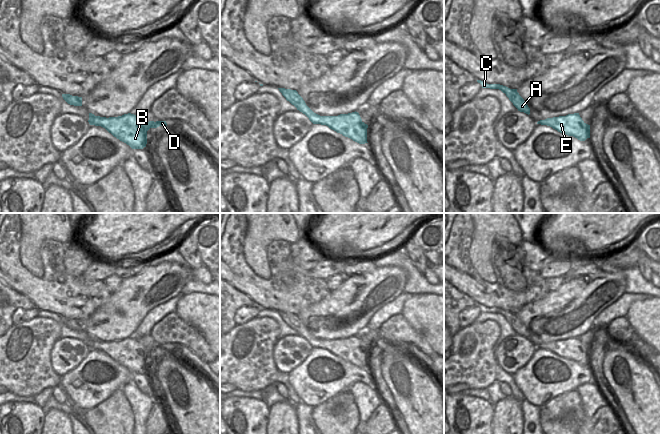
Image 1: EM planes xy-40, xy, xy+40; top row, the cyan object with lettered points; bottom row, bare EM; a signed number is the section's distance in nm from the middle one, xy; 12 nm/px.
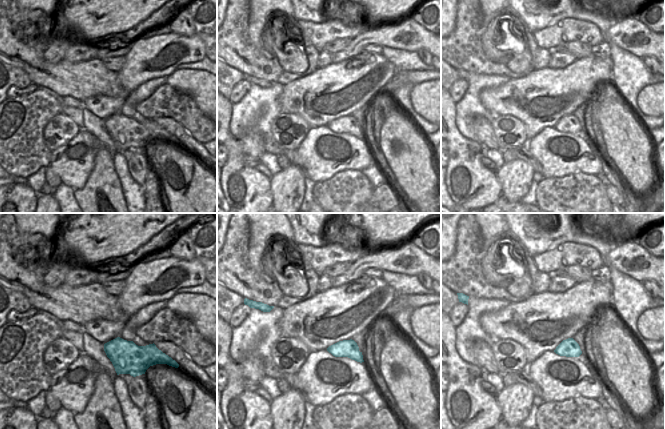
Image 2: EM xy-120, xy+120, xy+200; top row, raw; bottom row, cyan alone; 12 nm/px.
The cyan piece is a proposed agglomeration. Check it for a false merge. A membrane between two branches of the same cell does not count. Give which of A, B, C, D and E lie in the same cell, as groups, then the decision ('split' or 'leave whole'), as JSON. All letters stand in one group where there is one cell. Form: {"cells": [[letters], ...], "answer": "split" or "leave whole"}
{"cells": [["A", "B", "C", "D", "E"]], "answer": "leave whole"}

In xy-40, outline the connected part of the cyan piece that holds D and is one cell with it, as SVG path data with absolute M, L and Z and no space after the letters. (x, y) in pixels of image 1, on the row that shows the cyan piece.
M89 113L90 125L101 126L132 149L143 149L147 144L147 131L150 128L167 126L166 121L142 122L138 116L128 113L118 117L100 117Z

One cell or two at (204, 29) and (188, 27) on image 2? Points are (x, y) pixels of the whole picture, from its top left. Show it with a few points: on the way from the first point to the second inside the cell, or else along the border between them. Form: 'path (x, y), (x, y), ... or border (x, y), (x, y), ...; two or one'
border (188, 10), (193, 21), (195, 33); two

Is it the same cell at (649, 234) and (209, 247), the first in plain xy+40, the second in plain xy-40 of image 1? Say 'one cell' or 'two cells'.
one cell

